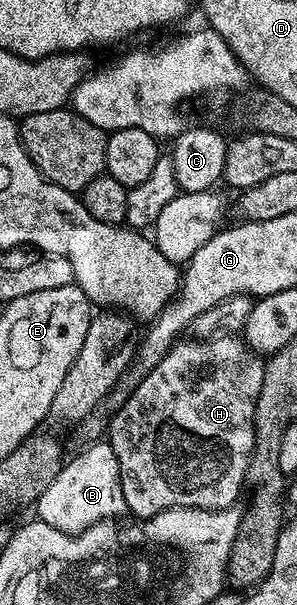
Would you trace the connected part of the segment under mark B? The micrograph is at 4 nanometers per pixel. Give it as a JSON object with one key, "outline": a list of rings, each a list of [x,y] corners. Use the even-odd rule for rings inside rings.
{"outline":[[[106,439],[88,445],[76,458],[65,460],[58,475],[40,498],[34,502],[35,516],[63,533],[81,533],[99,521],[120,519],[128,513],[126,495],[122,495],[122,479],[118,455]]]}

